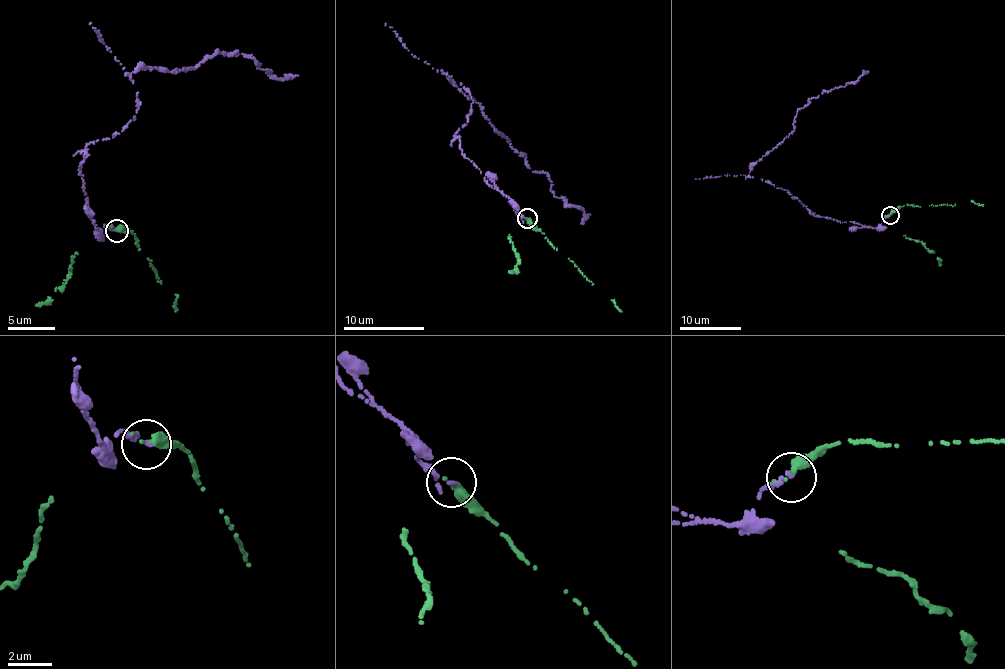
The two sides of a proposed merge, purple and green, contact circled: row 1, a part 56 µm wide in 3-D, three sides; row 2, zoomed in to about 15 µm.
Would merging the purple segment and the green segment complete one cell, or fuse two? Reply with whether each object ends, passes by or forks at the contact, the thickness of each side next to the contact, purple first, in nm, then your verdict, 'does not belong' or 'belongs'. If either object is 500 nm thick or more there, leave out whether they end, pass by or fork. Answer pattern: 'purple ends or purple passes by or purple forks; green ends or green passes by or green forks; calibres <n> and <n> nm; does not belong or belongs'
purple ends; green ends; calibres 110 and 360 nm; does not belong

